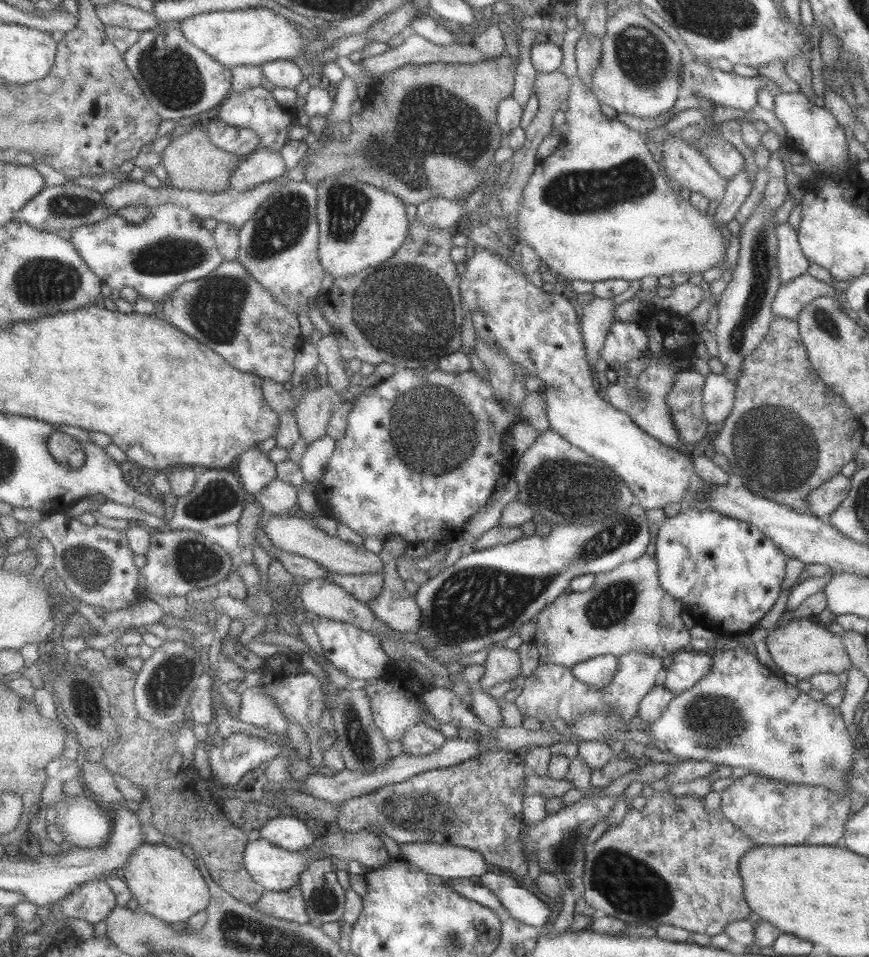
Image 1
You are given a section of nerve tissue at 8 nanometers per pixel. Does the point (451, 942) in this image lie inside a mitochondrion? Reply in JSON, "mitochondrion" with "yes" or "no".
{"mitochondrion":"yes"}

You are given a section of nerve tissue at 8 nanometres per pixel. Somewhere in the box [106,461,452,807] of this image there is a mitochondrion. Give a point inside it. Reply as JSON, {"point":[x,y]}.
{"point":[191,562]}

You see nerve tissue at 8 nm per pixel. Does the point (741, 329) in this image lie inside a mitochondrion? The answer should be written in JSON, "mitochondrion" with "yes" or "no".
{"mitochondrion":"yes"}

